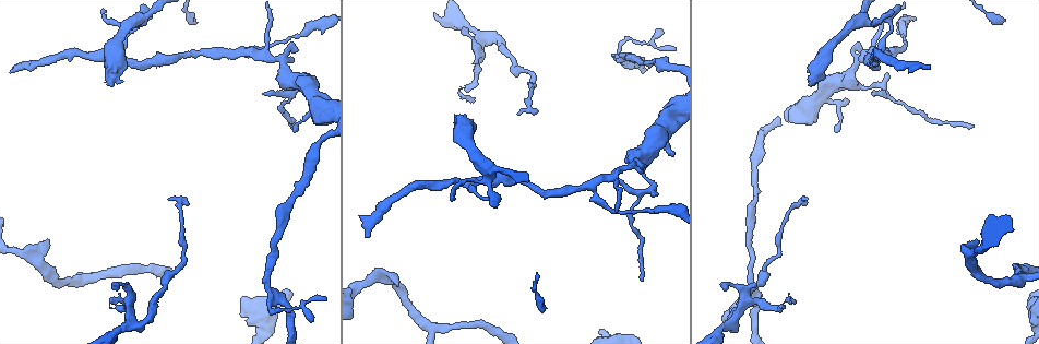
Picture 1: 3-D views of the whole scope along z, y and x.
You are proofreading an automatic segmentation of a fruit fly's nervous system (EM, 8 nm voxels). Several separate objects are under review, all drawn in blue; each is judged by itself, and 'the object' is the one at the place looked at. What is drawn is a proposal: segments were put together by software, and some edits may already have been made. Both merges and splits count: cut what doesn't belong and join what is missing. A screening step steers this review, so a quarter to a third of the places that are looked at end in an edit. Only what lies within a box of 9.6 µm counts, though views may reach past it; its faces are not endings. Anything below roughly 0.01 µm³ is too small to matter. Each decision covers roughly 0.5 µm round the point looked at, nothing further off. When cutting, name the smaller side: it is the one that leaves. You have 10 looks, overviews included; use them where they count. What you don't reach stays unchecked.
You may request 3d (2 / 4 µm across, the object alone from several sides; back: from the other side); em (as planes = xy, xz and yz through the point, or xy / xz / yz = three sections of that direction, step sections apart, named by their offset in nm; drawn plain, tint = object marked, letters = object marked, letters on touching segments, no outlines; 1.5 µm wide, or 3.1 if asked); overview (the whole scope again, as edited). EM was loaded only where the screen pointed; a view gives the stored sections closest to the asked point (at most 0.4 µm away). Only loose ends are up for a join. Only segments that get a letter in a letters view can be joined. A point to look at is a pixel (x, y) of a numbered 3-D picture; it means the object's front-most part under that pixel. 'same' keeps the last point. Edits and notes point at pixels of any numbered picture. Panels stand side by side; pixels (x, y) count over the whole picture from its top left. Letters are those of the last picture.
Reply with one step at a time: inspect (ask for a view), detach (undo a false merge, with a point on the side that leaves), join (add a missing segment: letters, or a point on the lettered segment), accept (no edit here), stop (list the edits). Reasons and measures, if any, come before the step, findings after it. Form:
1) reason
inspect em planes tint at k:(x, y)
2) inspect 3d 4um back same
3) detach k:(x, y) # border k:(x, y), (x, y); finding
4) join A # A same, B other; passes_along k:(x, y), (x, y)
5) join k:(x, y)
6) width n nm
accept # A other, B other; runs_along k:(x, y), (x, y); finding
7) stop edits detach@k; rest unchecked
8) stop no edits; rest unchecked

side arm on a straight run
inspect em planes letters at 1:(468, 186)

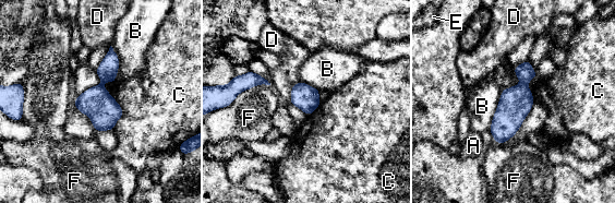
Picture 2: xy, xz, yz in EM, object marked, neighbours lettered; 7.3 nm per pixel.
detach 2:(525, 72) # A other, B other, C other, D other, E other, F other; border 2:(521, 83), (527, 85); two neurons meet here

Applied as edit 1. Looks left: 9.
inspect overview

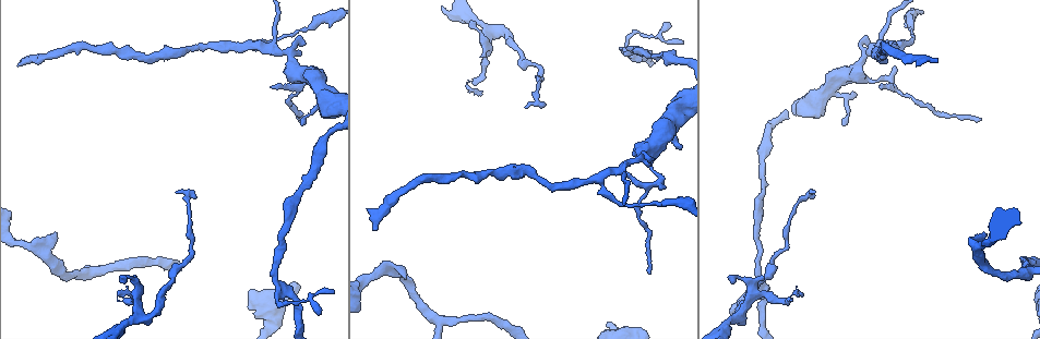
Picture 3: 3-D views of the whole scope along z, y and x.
tapers out
inspect 3d 4um at 3:(24, 59)

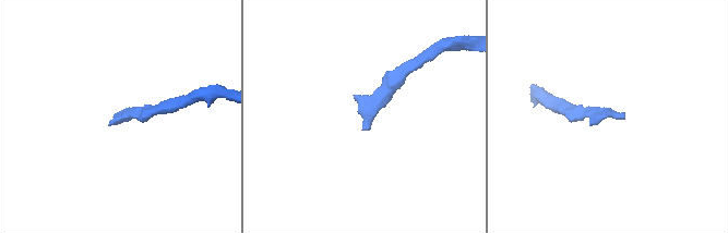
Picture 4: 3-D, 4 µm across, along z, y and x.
inspect em planes letters at 4:(119, 114)

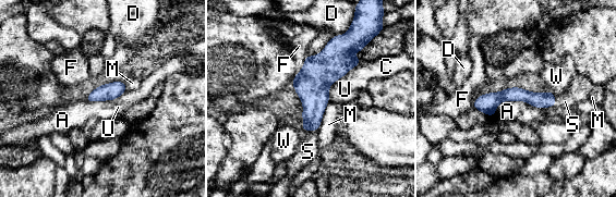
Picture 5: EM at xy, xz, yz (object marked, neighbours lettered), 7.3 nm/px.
width 120 nm
join S # A other, C other, D other, F other, M other, S same, U other, W other; it goes on there

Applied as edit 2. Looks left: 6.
redraw
inspect overview

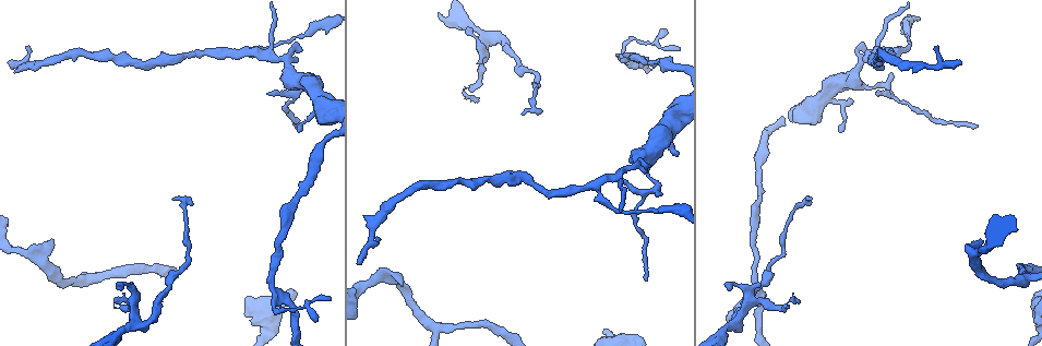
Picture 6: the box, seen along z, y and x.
inspect em xz step 8 letters at 6:(173, 199)

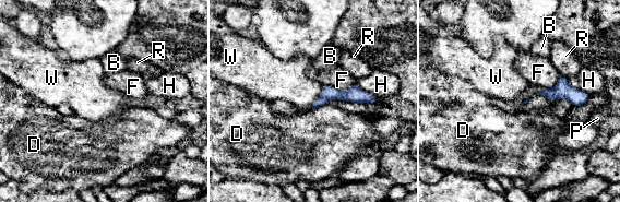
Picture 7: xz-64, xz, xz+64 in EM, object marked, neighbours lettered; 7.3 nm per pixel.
inspect em planes letters same

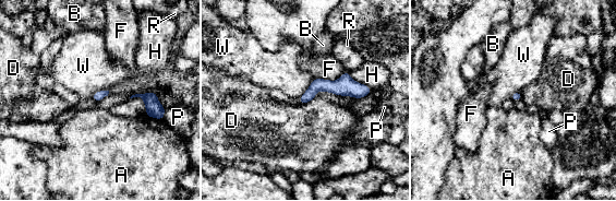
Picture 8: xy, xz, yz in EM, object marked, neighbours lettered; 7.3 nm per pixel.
longest_contact F 240 nm
accept # A other, B other, D other, F other, H other, P other, R other, W other; runs_along 8:(366, 90), (316, 86), (302, 101); none of them fits

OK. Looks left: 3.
a fork
inspect em planes letters at 6:(972, 254)

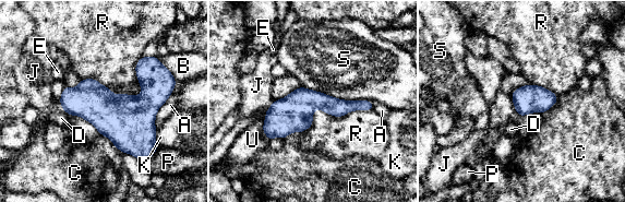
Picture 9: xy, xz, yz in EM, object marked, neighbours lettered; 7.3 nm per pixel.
longest_contact S 550 nm
accept # A other, B other, C other, D other, E other, J other, K other, P other, R other, S other, U other; runs_along 9:(370, 107), (301, 104), (265, 129); continuous, no second neuron

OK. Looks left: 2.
stop edits detach@2, join@5; rest unchecked

